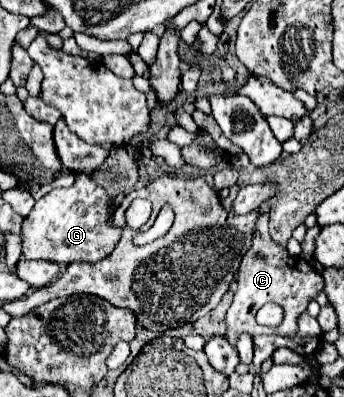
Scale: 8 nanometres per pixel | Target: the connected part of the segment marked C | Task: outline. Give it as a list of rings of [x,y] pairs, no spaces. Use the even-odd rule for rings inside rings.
[[[263,212],[261,220],[257,222],[257,232],[255,232],[255,238],[253,238],[253,246],[243,256],[241,266],[239,266],[237,292],[235,292],[233,304],[229,306],[229,310],[225,314],[225,322],[227,322],[227,334],[225,334],[225,338],[229,340],[231,346],[237,344],[237,340],[239,340],[241,334],[249,334],[249,336],[259,336],[259,334],[295,336],[297,334],[297,320],[299,320],[299,316],[307,310],[309,302],[315,300],[315,296],[325,290],[323,276],[317,274],[309,262],[305,262],[303,258],[291,258],[289,252],[287,252],[287,248],[281,246],[281,244],[277,244],[271,238],[271,234],[267,230],[267,218],[269,218],[269,214]],[[267,302],[277,302],[285,310],[285,320],[275,330],[259,326],[255,322],[257,310],[263,304],[267,304]]]

